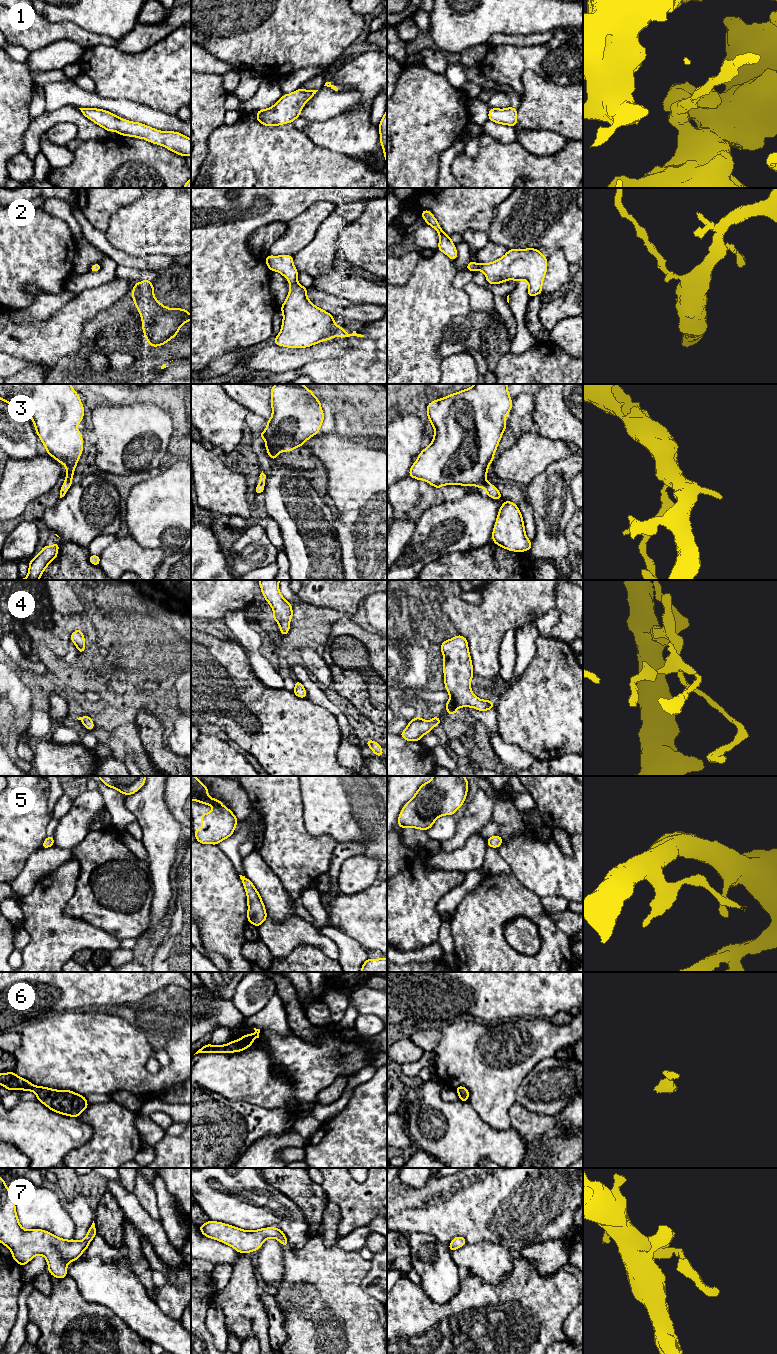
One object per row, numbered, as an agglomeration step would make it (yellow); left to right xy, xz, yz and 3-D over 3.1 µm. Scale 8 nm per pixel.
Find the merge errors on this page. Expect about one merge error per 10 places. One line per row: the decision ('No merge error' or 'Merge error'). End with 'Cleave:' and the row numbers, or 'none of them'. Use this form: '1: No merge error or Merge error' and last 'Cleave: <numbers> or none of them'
1: No merge error
2: No merge error
3: No merge error
4: No merge error
5: No merge error
6: No merge error
7: No merge error
Cleave: none of them

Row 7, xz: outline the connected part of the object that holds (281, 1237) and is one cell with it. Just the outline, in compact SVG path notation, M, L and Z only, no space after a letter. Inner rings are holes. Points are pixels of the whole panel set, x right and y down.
M209 1220L199 1226L199 1229L204 1236L223 1242L239 1253L250 1253L258 1250L268 1238L276 1238L280 1244L289 1245L283 1231L274 1227L248 1231L222 1222Z

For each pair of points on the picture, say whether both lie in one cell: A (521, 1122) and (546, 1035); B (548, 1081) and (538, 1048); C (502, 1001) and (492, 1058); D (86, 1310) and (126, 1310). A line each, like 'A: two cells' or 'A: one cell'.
A: two cells
B: two cells
C: two cells
D: two cells

